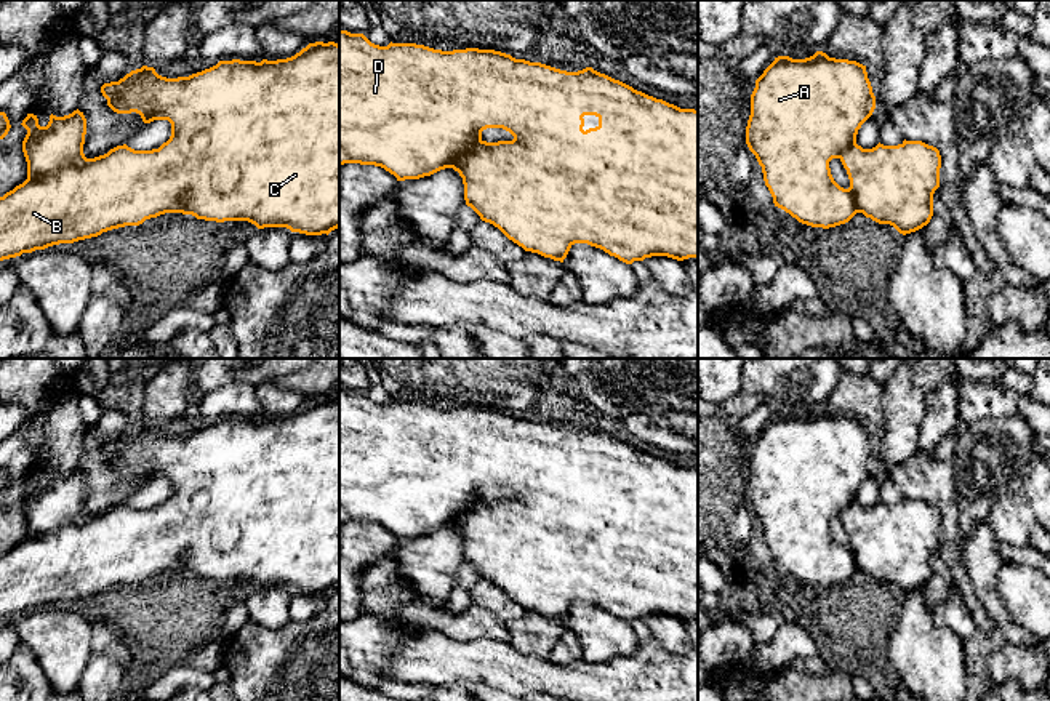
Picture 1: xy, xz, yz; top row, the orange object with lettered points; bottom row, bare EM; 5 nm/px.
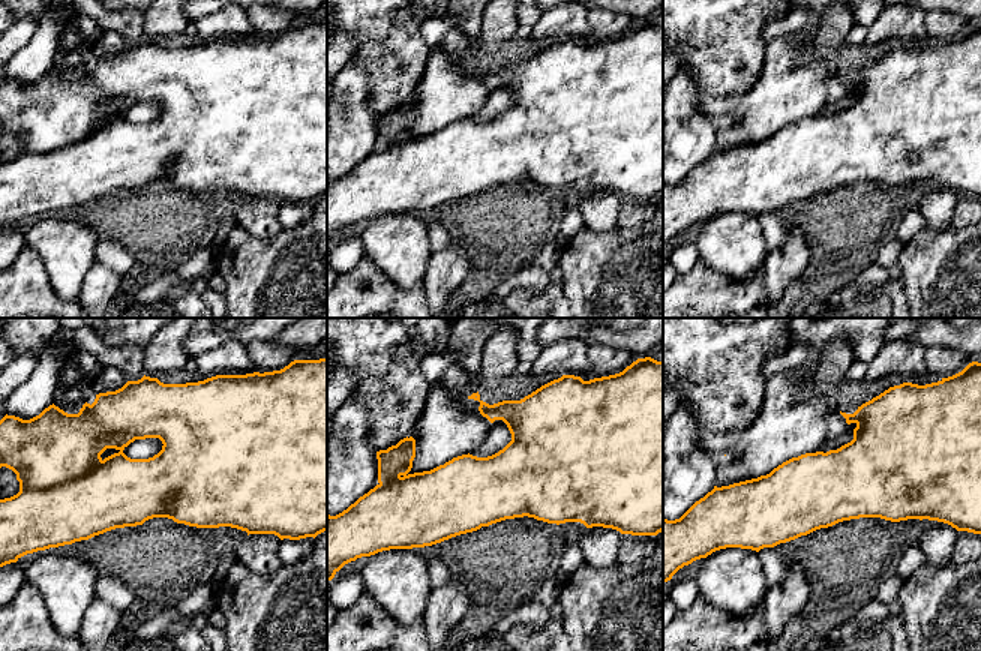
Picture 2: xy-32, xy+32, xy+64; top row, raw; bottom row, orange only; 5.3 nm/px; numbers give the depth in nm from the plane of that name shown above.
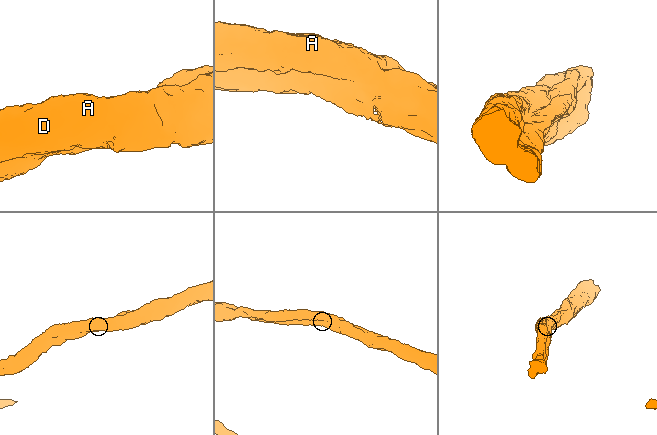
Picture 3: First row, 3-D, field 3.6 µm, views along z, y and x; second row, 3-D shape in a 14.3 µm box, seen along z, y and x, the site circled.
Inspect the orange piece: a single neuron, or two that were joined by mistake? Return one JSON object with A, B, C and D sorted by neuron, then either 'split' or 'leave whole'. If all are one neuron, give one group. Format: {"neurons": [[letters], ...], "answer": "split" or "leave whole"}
{"neurons": [["A", "B", "C", "D"]], "answer": "leave whole"}

